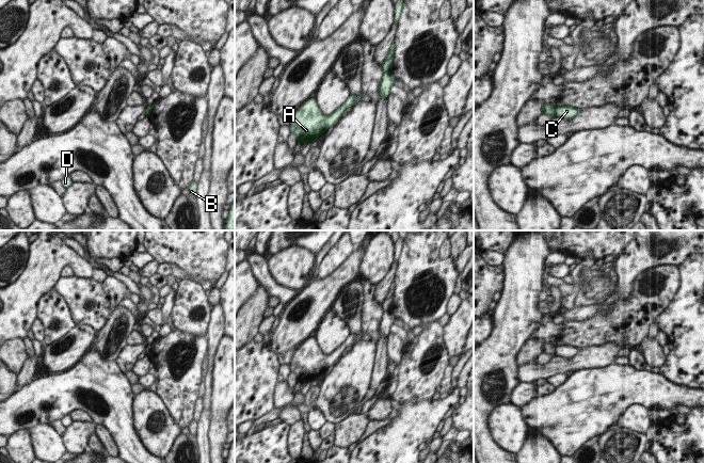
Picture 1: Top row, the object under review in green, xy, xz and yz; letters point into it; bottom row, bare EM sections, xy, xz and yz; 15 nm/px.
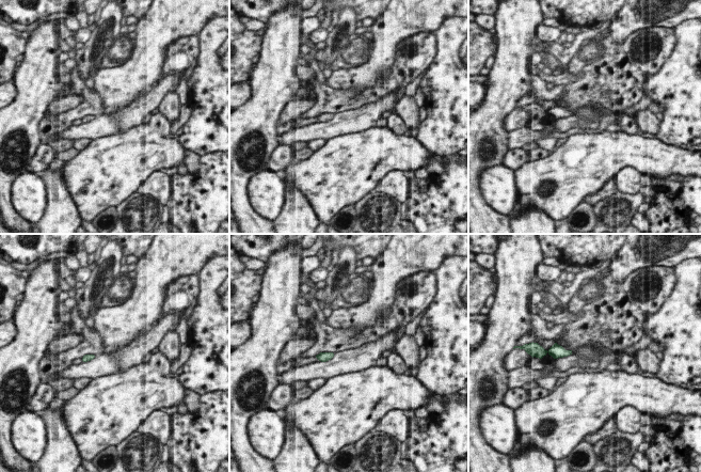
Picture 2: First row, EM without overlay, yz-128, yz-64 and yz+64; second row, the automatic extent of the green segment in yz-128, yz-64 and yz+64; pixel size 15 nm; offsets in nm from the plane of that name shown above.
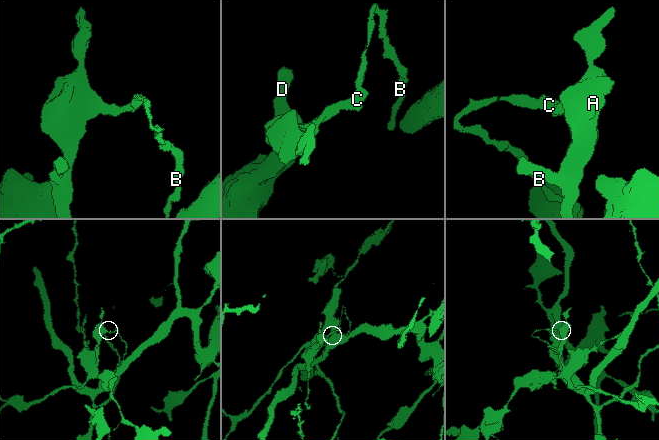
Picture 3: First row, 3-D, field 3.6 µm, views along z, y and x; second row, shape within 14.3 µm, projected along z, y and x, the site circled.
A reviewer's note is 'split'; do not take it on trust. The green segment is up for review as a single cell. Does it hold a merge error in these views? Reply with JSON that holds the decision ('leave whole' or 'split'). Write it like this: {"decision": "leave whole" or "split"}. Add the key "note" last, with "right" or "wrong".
{"decision": "split", "note": "right"}

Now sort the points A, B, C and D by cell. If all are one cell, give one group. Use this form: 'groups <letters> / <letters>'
groups A C D / B

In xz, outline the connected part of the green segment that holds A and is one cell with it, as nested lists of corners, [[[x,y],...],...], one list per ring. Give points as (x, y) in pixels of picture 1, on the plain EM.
[[[350,334],[333,352],[325,354],[319,348],[315,336],[305,340],[295,349],[289,369],[297,376],[298,383],[307,383],[322,374],[338,361],[342,351],[356,341],[356,334]]]

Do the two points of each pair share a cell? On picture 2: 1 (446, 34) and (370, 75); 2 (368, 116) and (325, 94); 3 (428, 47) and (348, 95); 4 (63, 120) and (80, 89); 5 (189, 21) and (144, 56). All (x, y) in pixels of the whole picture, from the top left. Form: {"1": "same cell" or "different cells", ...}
{"1": "different cells", "2": "different cells", "3": "same cell", "4": "same cell", "5": "same cell"}

